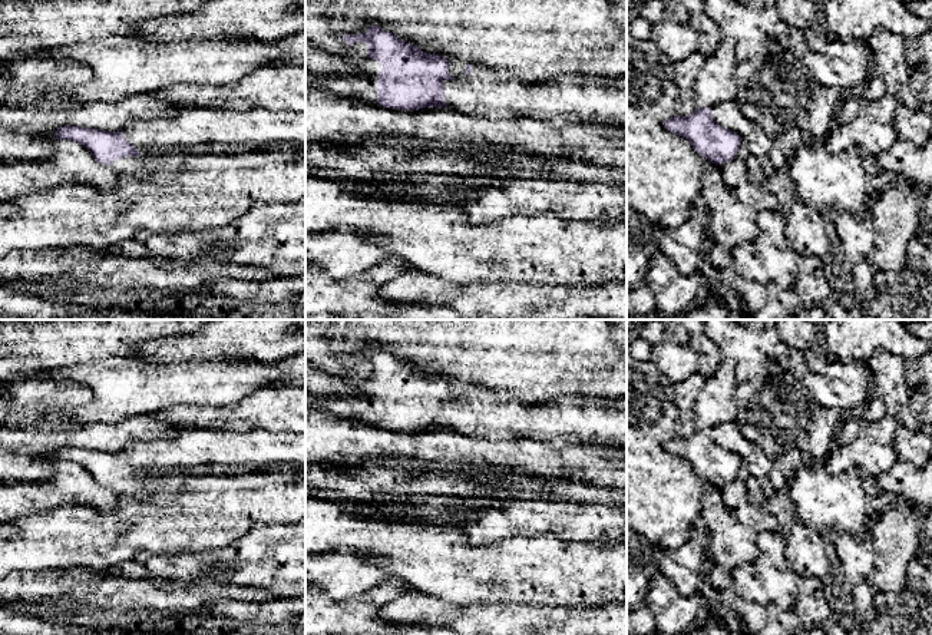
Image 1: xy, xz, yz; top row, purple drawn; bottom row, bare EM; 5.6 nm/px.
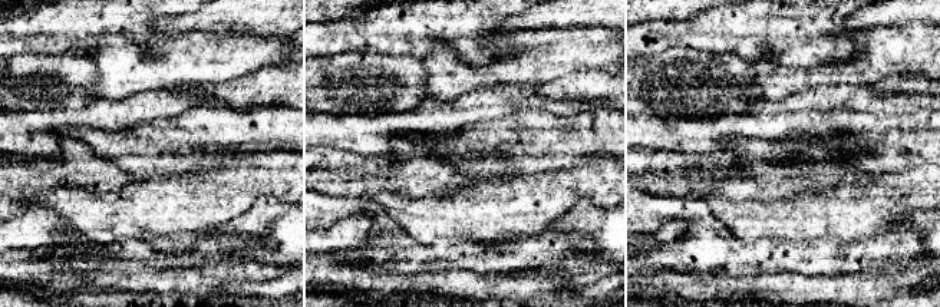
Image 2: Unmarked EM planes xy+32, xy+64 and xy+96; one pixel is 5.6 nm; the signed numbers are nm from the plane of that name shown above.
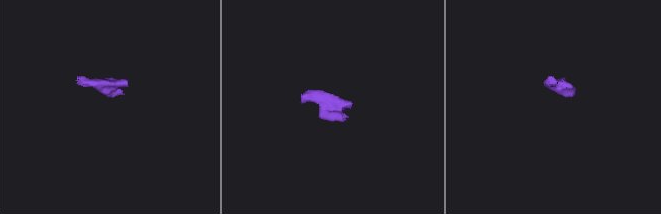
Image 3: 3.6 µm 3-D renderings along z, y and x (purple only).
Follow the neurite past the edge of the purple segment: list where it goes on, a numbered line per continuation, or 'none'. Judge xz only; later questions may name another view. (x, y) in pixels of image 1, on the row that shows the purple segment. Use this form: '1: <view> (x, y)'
1: xz (363, 82)
2: xz (571, 99)

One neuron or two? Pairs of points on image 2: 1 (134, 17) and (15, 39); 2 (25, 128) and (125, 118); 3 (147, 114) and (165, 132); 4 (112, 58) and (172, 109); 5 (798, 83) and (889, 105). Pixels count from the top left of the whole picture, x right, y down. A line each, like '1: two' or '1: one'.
1: one
2: one
3: two
4: two
5: two

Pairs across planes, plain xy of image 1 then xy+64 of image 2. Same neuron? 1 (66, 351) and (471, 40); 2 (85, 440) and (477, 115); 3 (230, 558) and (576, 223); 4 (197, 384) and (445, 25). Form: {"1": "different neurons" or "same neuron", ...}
{"1": "same neuron", "2": "same neuron", "3": "same neuron", "4": "different neurons"}

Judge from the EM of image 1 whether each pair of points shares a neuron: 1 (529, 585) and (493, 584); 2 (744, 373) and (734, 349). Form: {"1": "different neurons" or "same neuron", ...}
{"1": "same neuron", "2": "same neuron"}

